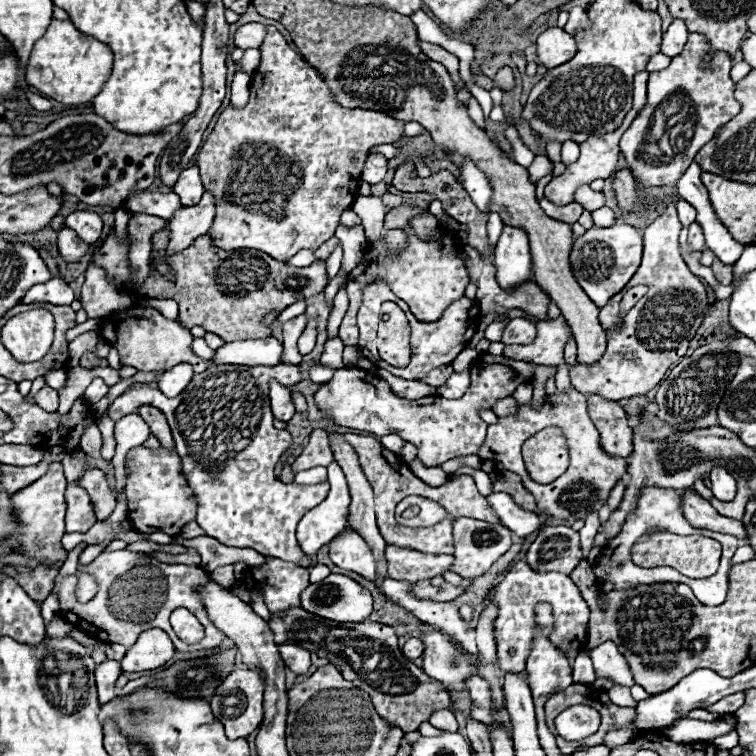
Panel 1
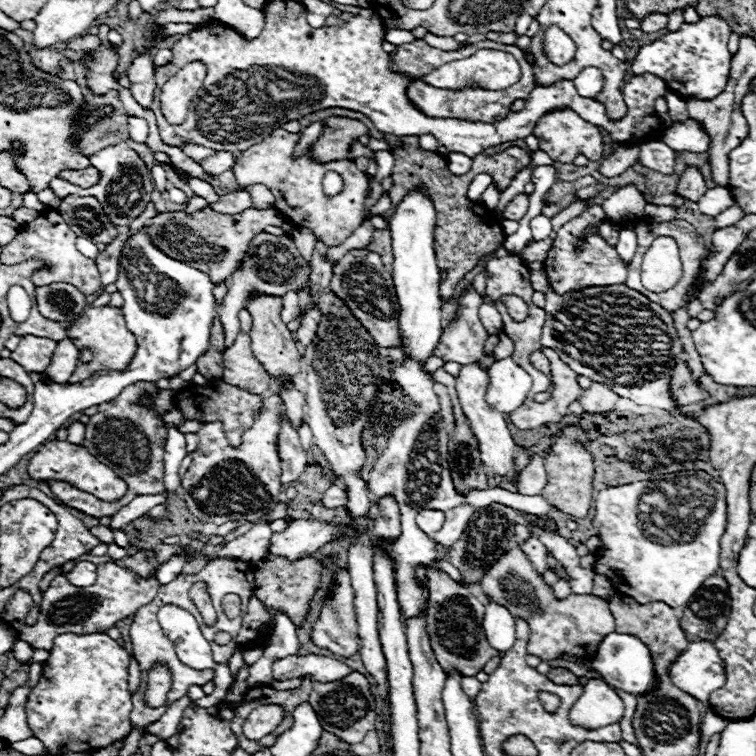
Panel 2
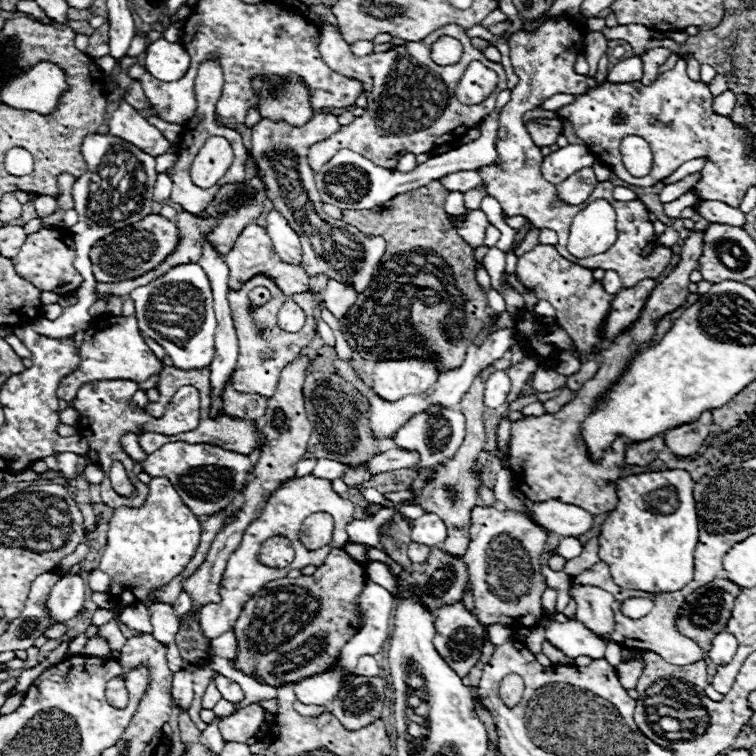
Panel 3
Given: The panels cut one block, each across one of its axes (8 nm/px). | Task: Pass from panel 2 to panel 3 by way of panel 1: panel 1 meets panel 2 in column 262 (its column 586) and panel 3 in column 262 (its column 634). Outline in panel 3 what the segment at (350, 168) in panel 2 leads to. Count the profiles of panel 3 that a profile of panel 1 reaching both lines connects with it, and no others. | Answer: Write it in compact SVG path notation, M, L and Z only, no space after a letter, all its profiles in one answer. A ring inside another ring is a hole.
M256 76L252 80L252 88L258 92L260 98L260 116L270 120L286 120L292 126L304 126L304 122L310 120L314 114L310 106L310 92L300 76L280 78L280 76ZM276 84L282 84L282 88L276 88Z

